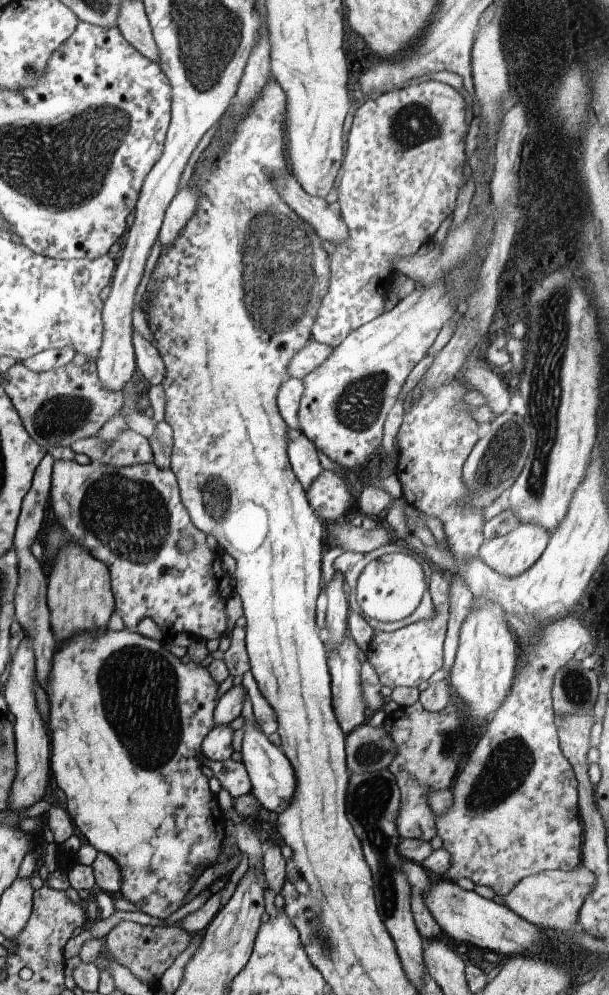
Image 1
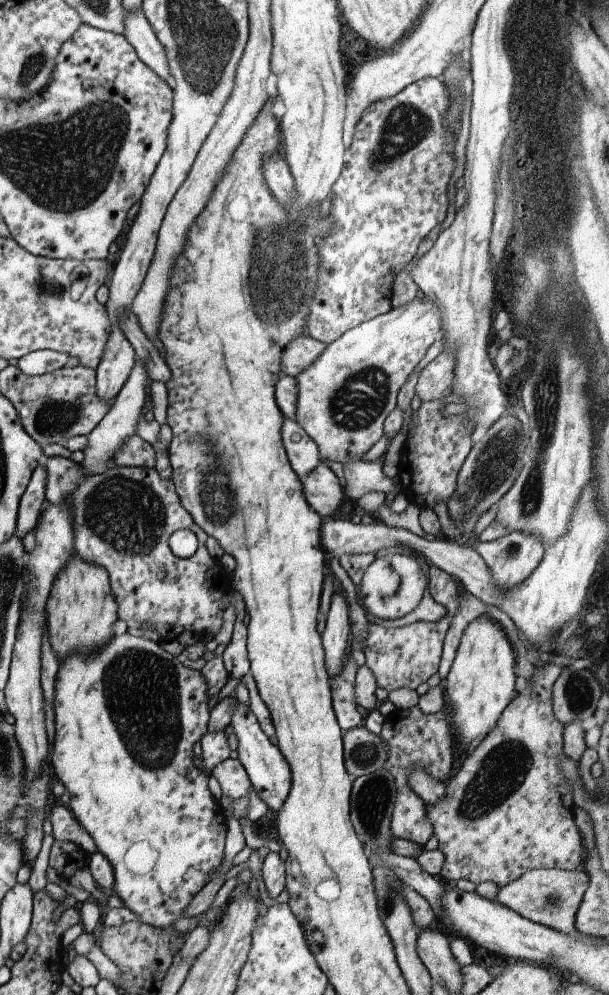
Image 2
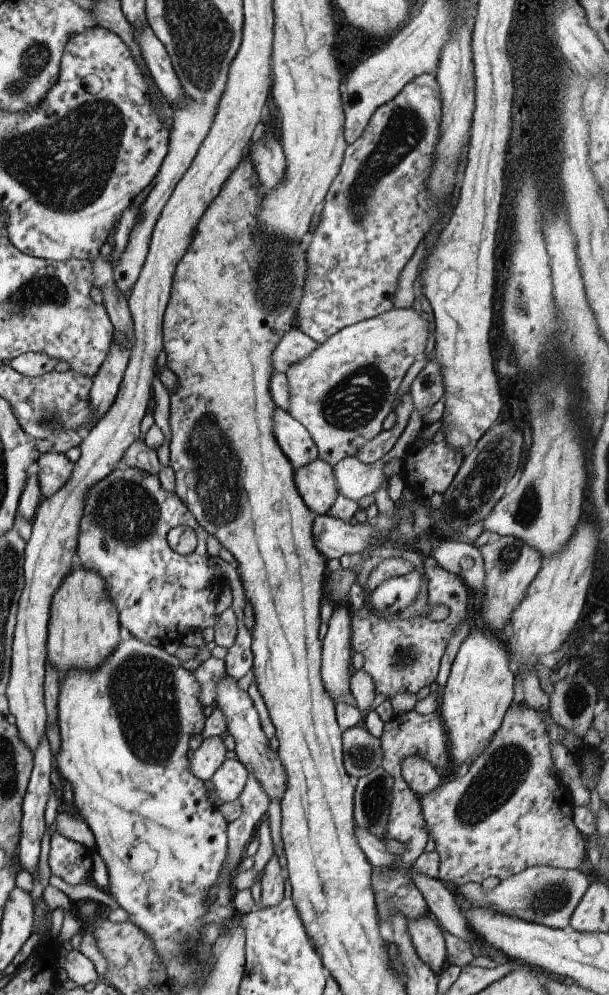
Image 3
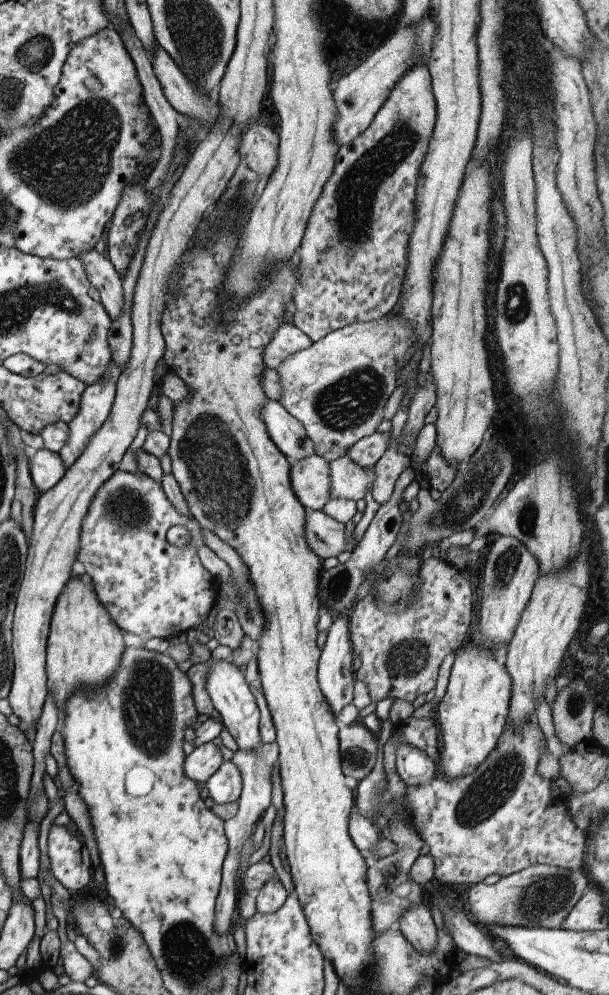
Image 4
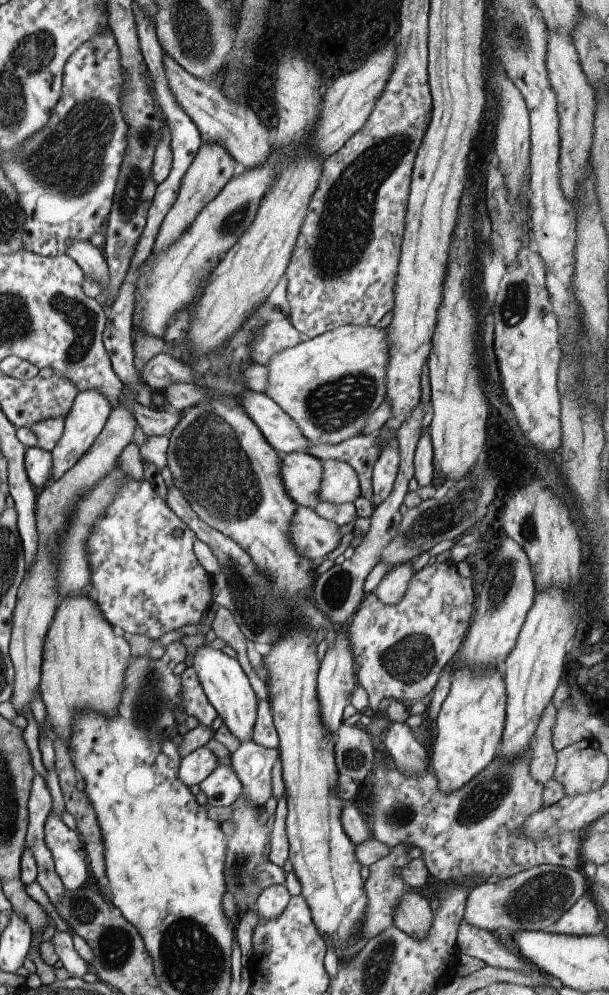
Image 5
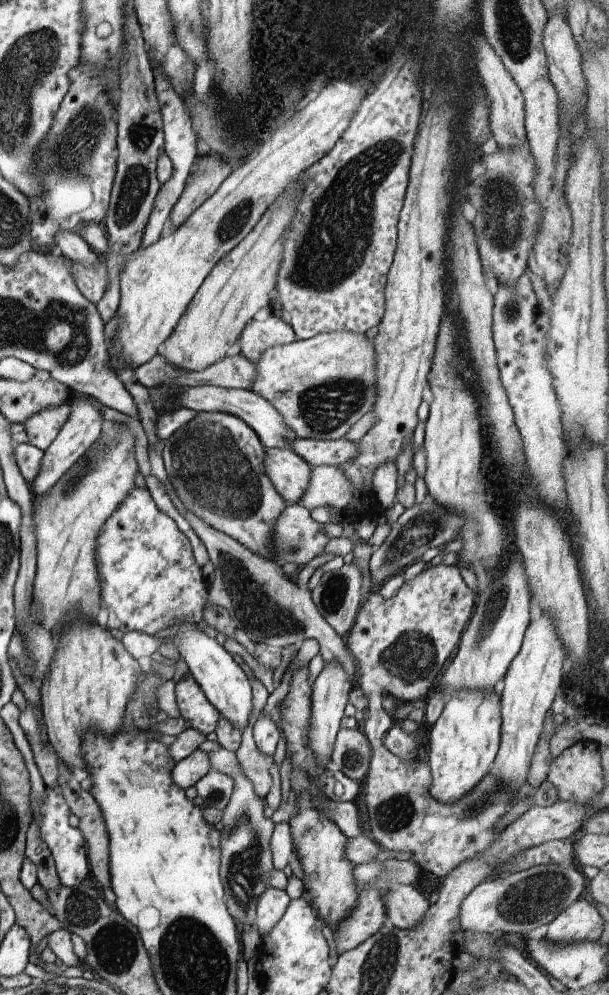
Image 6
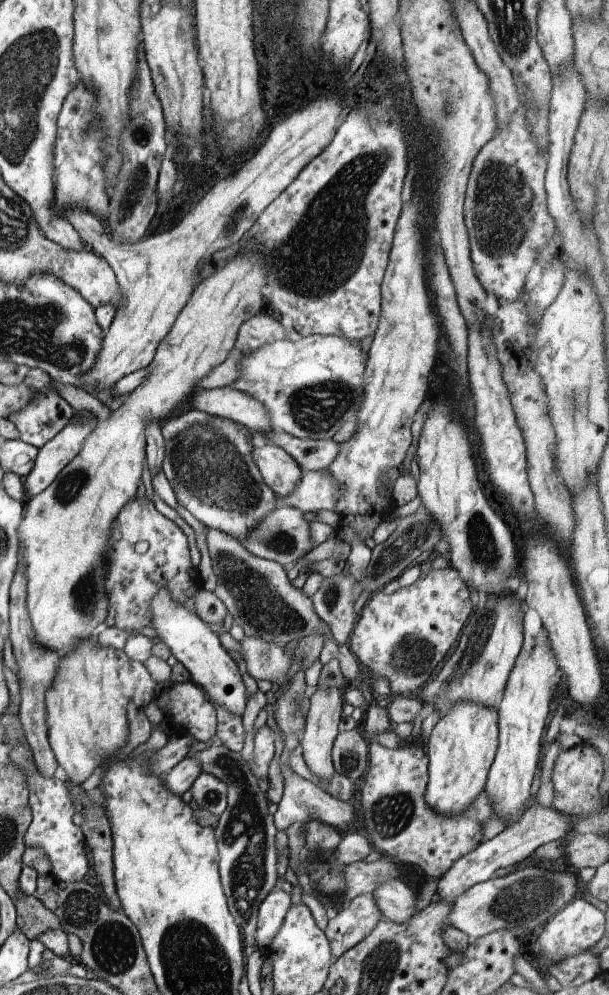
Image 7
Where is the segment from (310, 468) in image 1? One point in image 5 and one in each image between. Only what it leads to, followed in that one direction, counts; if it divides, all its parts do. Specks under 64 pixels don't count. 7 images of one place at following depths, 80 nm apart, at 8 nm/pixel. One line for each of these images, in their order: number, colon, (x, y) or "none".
2: (303, 454)
3: (295, 441)
4: (287, 433)
5: (283, 435)

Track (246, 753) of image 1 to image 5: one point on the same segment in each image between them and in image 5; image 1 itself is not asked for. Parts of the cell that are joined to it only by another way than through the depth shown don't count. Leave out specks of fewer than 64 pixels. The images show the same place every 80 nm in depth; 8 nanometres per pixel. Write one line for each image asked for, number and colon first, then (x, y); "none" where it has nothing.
2: (269, 772)
3: (252, 747)
4: (235, 705)
5: (226, 686)

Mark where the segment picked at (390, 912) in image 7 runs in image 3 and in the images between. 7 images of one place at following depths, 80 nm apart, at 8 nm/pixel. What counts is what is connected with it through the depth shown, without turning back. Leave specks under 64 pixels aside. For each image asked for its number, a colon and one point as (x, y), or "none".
3: (429, 942)
4: (417, 925)
5: (413, 916)
6: (406, 906)

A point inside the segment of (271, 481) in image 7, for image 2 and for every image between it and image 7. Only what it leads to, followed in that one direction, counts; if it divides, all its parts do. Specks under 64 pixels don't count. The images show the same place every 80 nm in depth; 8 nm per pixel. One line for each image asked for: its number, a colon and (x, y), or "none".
2: (322, 489)
3: (315, 481)
4: (310, 477)
5: (301, 474)
6: (290, 473)

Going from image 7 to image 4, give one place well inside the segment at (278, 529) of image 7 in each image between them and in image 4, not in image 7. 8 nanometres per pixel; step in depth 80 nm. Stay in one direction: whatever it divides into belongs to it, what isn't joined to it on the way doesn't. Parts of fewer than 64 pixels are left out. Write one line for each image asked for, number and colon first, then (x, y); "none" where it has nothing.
4: (326, 537)
5: (313, 537)
6: (297, 538)

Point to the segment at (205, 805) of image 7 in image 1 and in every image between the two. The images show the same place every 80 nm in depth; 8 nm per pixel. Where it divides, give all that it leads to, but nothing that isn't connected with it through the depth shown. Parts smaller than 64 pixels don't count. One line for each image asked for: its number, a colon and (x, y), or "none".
1: (234, 777)
2: (234, 780)
3: (230, 779)
4: (224, 786)
5: (222, 787)
6: (215, 789)

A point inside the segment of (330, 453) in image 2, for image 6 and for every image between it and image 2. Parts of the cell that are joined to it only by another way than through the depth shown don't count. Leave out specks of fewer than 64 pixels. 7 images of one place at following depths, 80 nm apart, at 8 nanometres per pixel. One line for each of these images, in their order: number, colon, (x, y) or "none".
3: (341, 393)
4: (337, 388)
5: (329, 385)
6: (323, 385)

